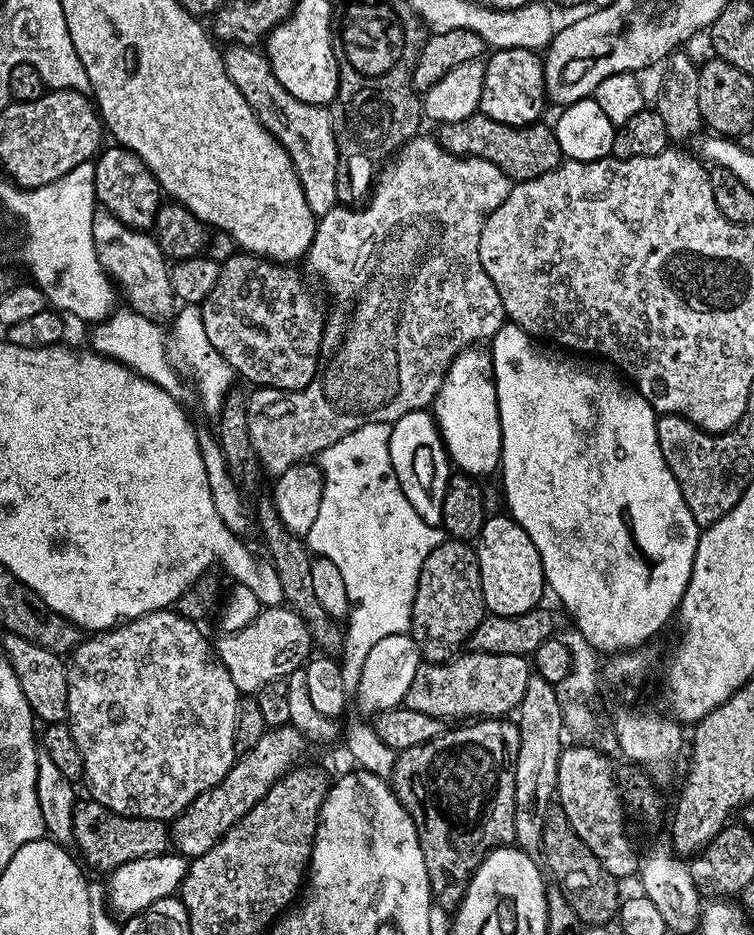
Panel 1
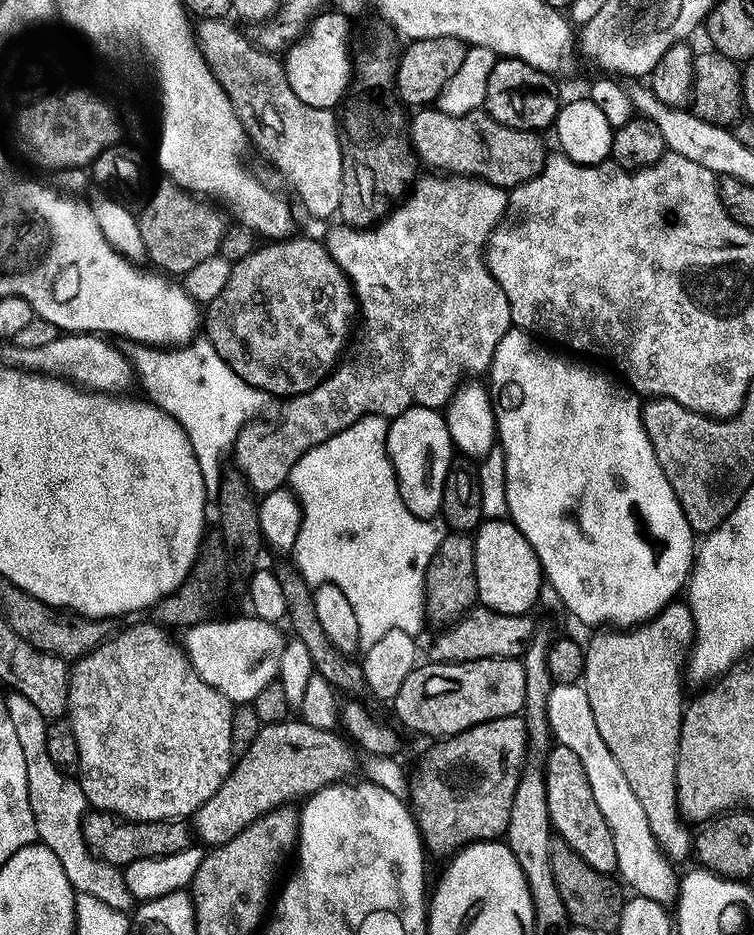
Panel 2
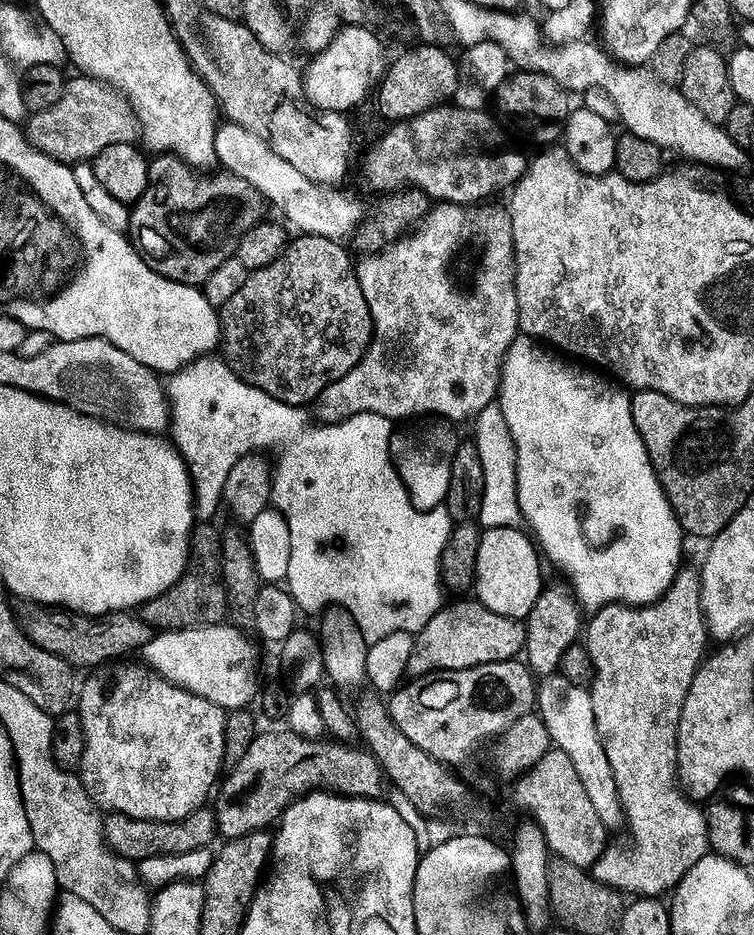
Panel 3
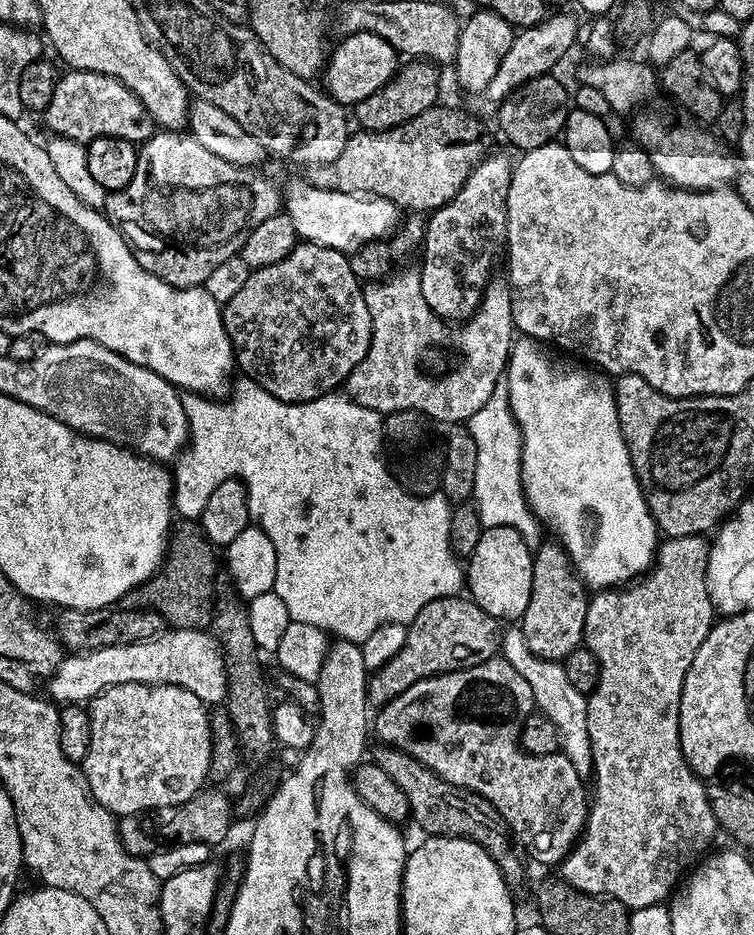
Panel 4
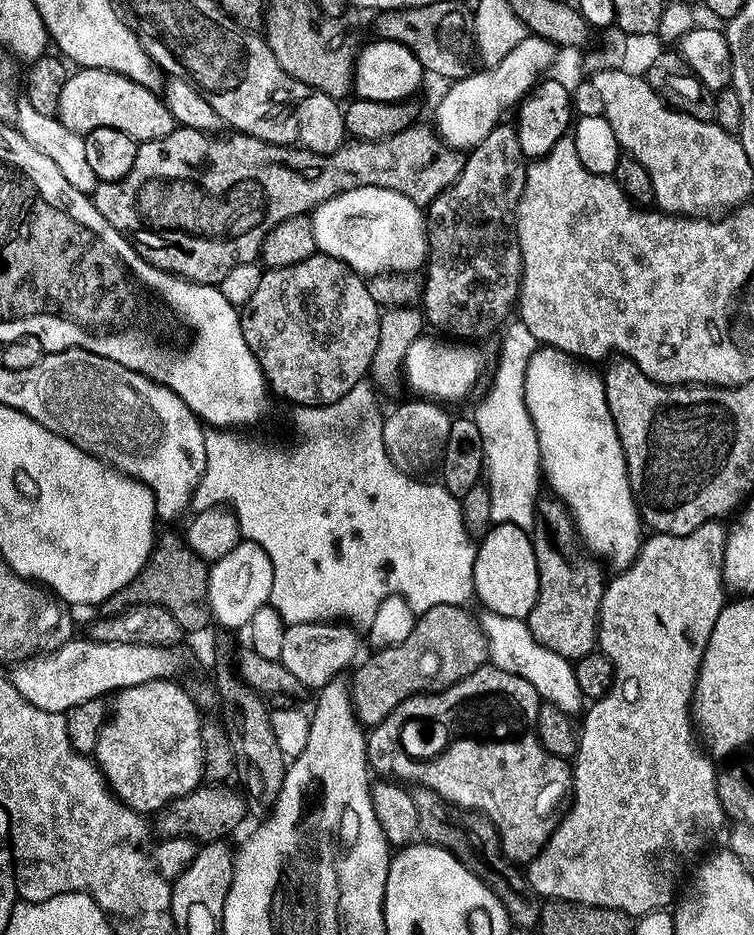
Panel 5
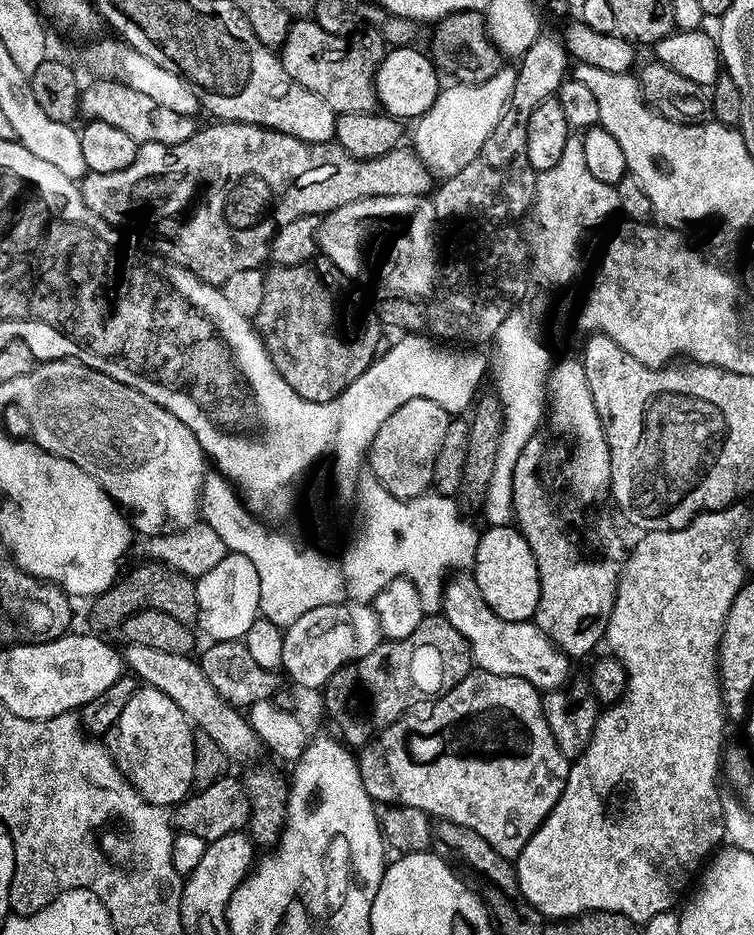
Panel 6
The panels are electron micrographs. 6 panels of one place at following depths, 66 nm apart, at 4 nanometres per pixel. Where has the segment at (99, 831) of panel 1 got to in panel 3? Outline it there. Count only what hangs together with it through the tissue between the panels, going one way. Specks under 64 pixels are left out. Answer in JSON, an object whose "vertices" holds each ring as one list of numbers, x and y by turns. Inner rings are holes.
{"vertices":[[205,806,203,808,195,808,190,814,186,814,186,818,181,820,143,820,142,818,134,818,133,816,127,816,121,812,110,812,103,817,104,821,104,839,107,843,107,846,111,852,116,852,122,858,131,860,133,862,139,862,142,859,153,858,154,855,178,855,178,854,187,854,192,850,198,850,199,848,207,848,213,842,212,839,217,839,218,833,216,830,216,814,211,807]]}

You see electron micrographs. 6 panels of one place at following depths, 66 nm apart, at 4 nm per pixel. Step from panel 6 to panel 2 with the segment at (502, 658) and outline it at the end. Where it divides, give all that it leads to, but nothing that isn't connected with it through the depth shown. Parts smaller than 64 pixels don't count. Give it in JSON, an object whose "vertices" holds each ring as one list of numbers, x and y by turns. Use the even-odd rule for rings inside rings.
{"vertices":[[553,683,548,720,555,743,563,751,574,753,582,762,594,800,598,802,598,808,602,810,602,816,612,831,619,875,624,875,636,887,633,889,639,895,654,898,665,906,671,905,678,895,678,873,672,869,675,867,660,851,654,834,648,829,646,810,642,810,638,794,630,790,630,782,626,782,626,774,622,774,618,758,614,758,614,754,610,754,610,746,602,742,602,734,598,734,598,725,594,722,594,710,590,710,590,698,586,698,579,683]]}

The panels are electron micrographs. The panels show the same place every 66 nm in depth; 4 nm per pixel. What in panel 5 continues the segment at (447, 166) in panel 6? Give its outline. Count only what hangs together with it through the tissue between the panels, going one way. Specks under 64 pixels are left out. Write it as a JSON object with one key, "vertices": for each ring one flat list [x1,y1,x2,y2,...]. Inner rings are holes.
{"vertices":[[528,34,514,50,501,60,485,67,485,72,473,71,471,74,457,79,452,89,440,100,436,108,435,131,445,145,452,148,471,150,490,134,495,124,501,123,504,111,508,107,519,105,520,101,536,87,542,74,556,60,558,48,540,36]]}

